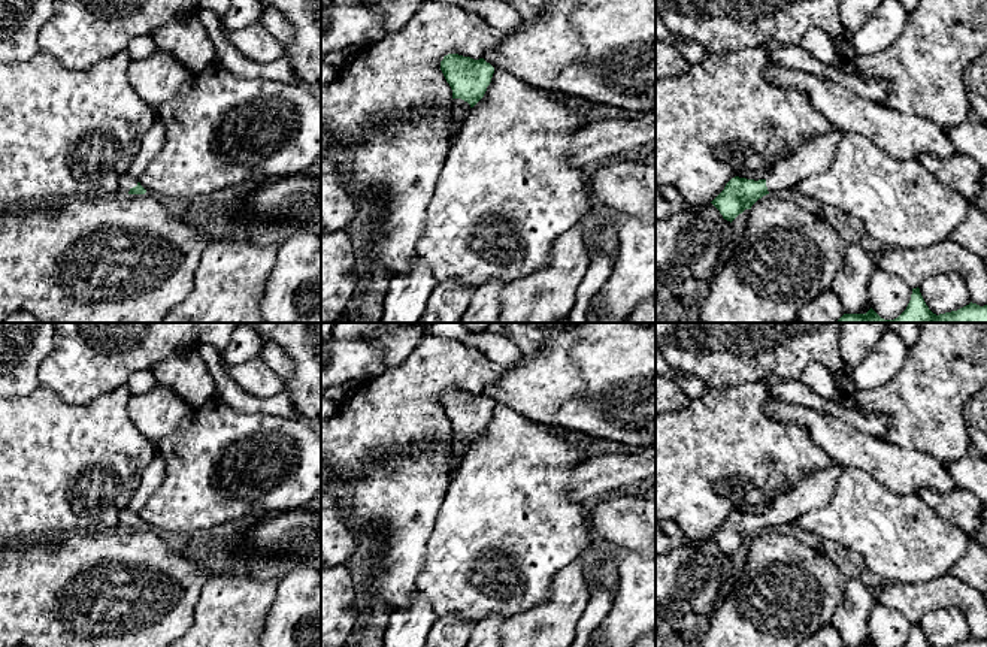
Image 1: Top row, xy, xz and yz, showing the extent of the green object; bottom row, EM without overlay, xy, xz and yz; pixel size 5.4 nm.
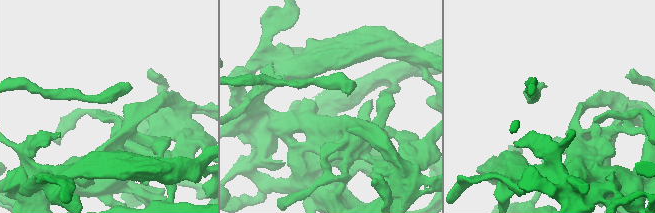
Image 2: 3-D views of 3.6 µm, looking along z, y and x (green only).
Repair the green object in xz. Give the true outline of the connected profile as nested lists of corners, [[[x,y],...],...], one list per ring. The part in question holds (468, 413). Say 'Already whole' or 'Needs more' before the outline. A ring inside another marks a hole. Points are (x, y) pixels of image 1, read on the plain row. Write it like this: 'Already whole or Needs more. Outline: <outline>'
Needs more. Outline: [[[448,388],[440,396],[440,405],[452,424],[454,459],[461,462],[470,444],[484,432],[494,402],[484,393]]]

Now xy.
Needs more. Outline: [[[127,508],[121,510],[118,517],[118,526],[125,529],[145,529],[146,524],[140,520],[140,517],[134,513],[131,513]]]

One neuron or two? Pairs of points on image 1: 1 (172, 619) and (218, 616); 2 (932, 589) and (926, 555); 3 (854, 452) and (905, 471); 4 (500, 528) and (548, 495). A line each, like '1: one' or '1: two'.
1: two
2: two
3: one
4: one

